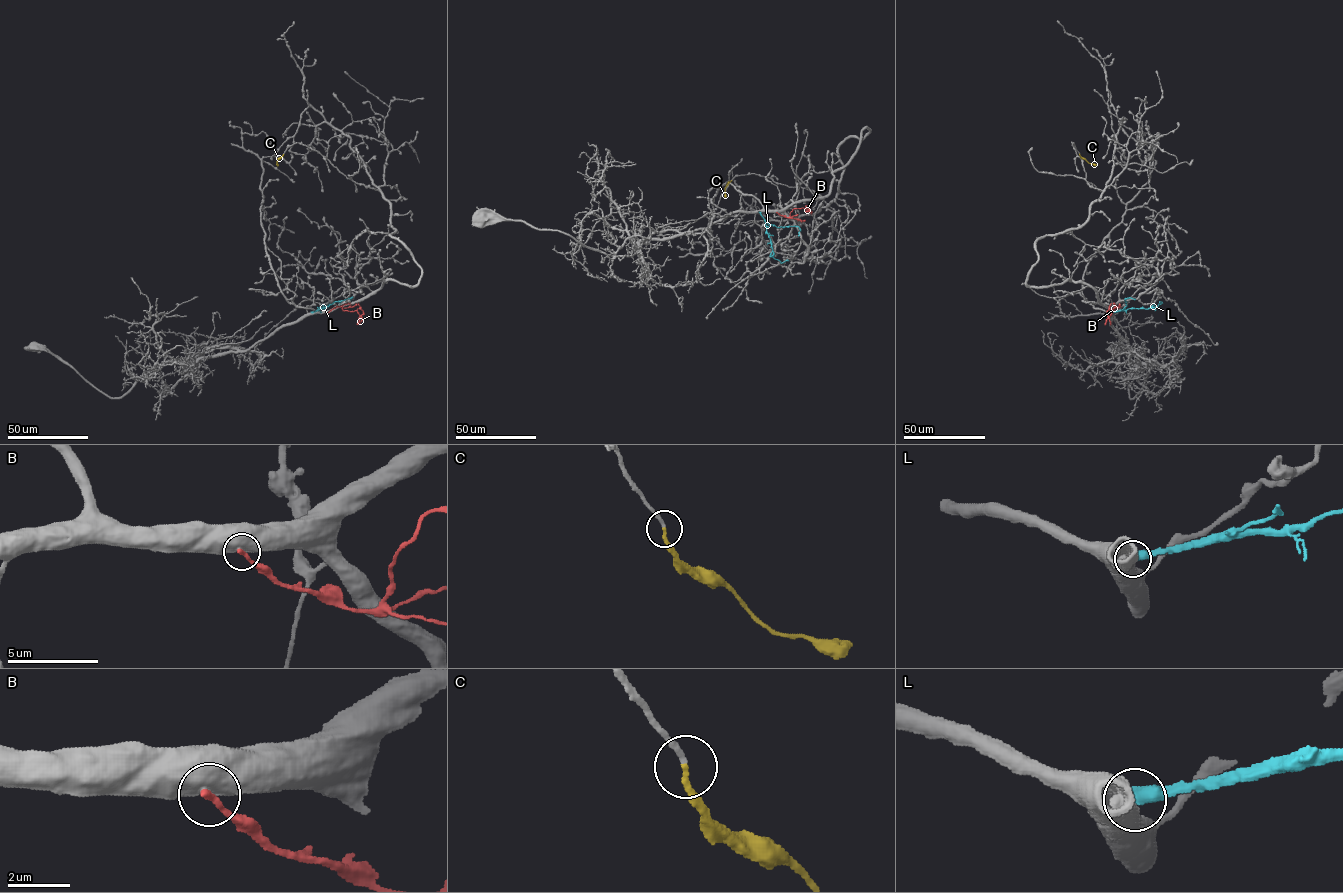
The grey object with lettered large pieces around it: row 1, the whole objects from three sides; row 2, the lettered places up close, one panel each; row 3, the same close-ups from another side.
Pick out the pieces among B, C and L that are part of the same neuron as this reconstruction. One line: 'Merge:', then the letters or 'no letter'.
Merge: C

